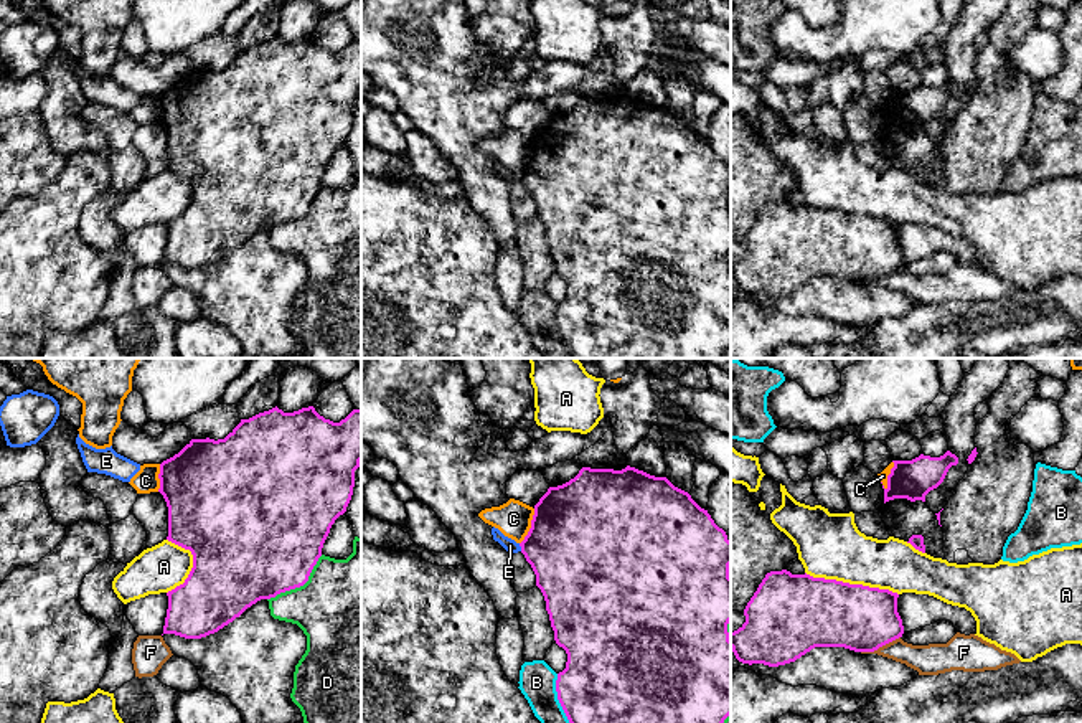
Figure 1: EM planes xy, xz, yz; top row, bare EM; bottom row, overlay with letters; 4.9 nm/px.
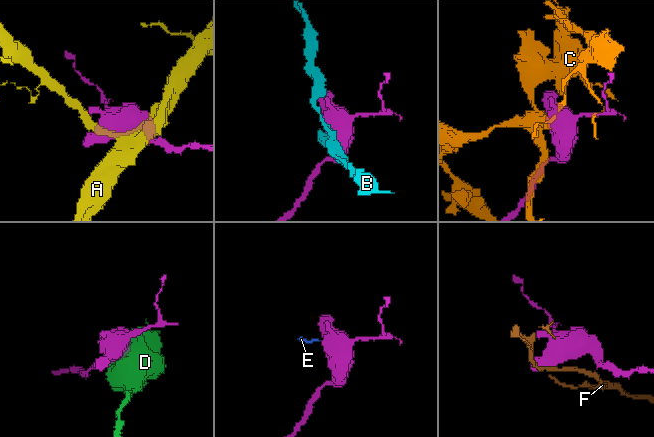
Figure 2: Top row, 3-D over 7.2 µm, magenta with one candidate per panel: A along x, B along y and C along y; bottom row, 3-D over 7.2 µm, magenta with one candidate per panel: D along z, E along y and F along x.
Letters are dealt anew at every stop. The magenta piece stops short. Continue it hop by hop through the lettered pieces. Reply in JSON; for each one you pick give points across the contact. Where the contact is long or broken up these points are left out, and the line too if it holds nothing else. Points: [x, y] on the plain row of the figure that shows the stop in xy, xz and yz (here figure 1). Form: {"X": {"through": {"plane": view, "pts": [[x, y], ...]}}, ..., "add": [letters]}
{"E": {"through": {"plane": "xz", "pts": [[571, 175], [520, 175], [510, 175]]}}, "add": ["E"]}

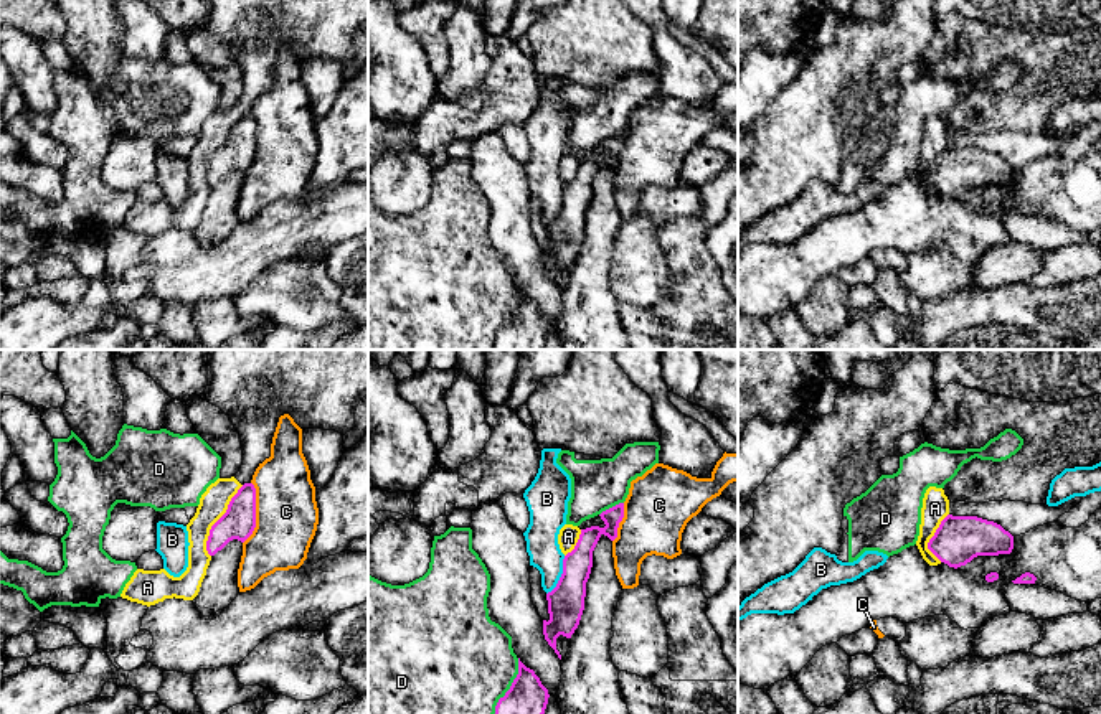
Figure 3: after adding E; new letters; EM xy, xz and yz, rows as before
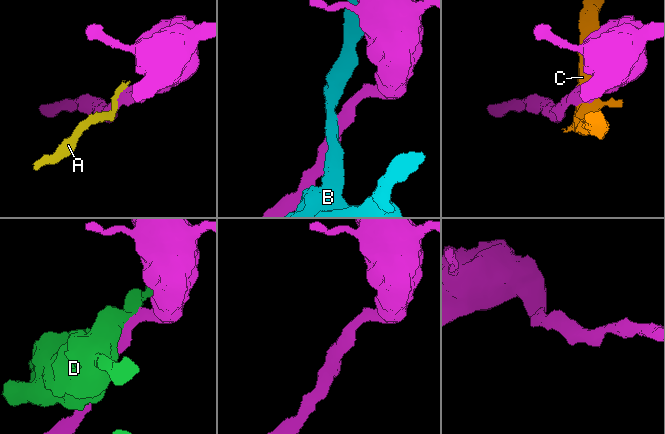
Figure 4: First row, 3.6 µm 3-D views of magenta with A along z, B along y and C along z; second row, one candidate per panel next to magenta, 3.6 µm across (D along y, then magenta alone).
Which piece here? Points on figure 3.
{"add": []}

